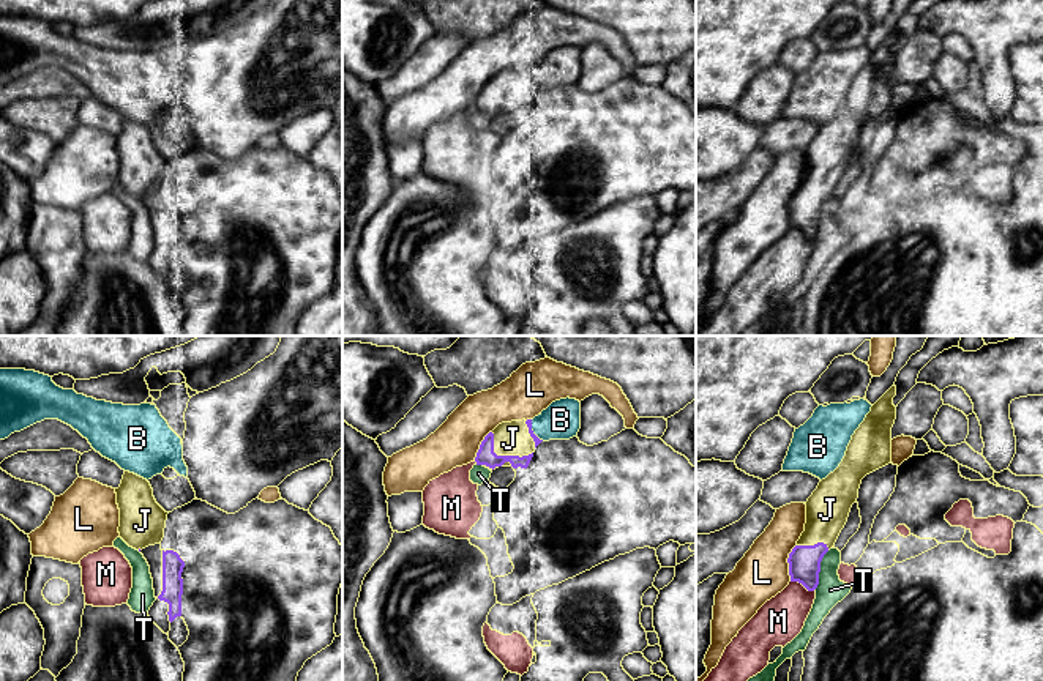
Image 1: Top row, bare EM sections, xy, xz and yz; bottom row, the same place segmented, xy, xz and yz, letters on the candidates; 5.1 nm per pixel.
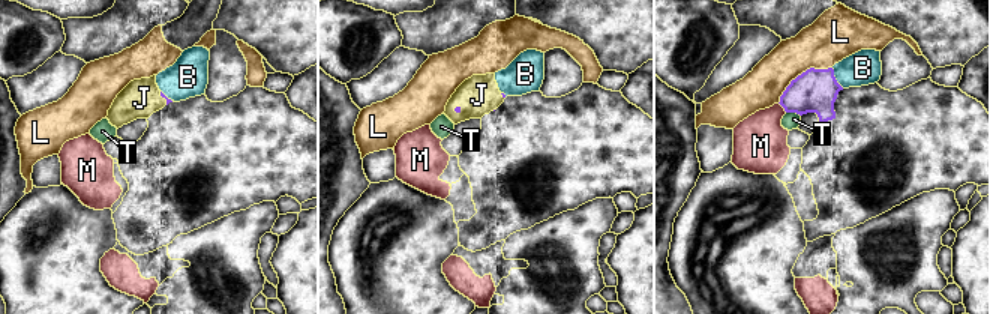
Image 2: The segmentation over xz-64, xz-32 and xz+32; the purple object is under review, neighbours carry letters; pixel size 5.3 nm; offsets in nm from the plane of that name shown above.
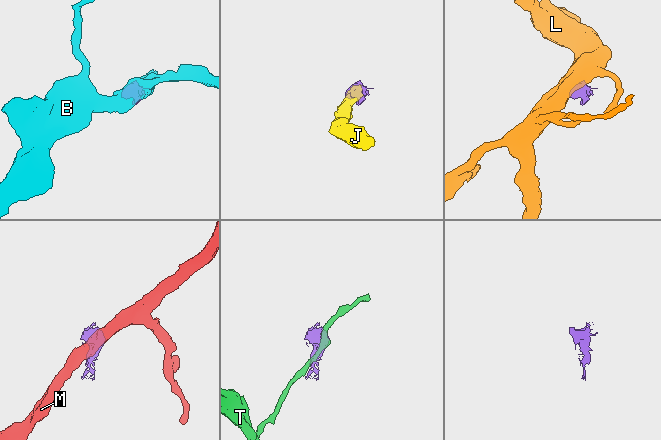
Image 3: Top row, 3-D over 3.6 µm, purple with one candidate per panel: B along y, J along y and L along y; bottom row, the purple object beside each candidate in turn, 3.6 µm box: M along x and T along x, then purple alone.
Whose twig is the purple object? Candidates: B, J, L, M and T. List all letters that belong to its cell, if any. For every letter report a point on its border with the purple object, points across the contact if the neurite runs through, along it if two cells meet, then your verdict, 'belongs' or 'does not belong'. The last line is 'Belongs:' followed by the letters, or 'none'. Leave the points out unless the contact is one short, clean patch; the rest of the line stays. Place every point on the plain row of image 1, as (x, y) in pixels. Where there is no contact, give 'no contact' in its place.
B: xz (532, 78) | does not belong
J: xz (504, 103) | across xz (485, 103), (504, 103), (510, 85) | belongs
L: yz (788, 208) | along yz (796, 191), (788, 205), (789, 227) | does not belong
M: yz (803, 232) | along yz (791, 227), (814, 237) | does not belong
T: yz (819, 216) | does not belong
Belongs: J

